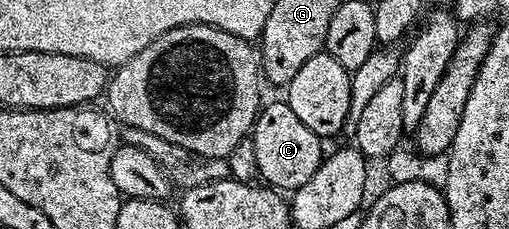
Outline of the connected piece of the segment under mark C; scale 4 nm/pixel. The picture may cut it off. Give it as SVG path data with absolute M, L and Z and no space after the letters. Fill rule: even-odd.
M284 99L266 103L253 121L251 139L255 146L255 162L259 162L259 176L266 185L277 190L295 190L319 170L323 159L322 137L299 122L295 110ZM265 179L265 180L264 180Z

